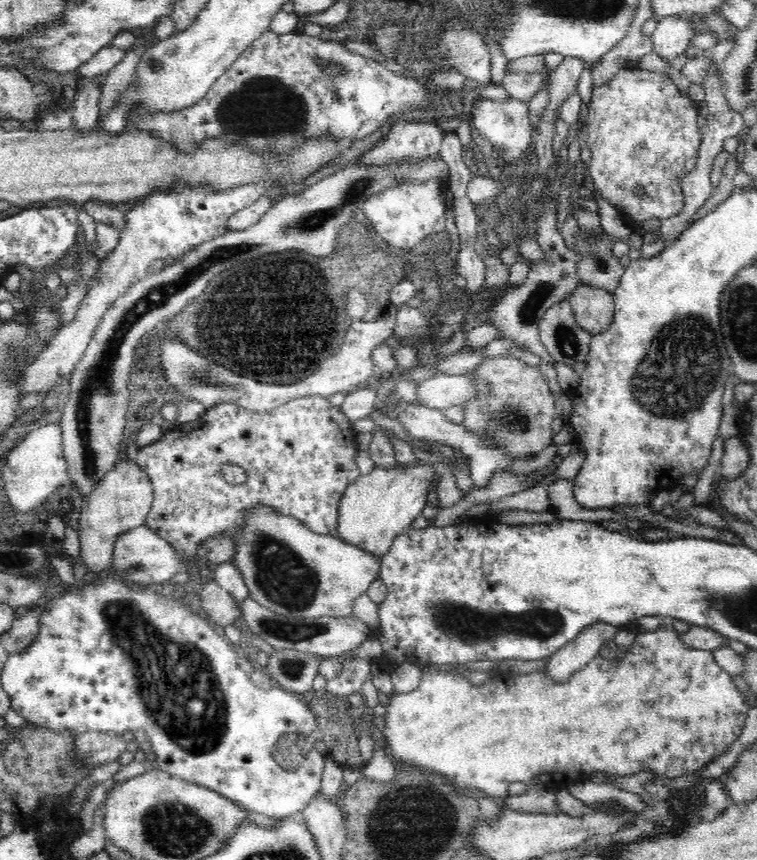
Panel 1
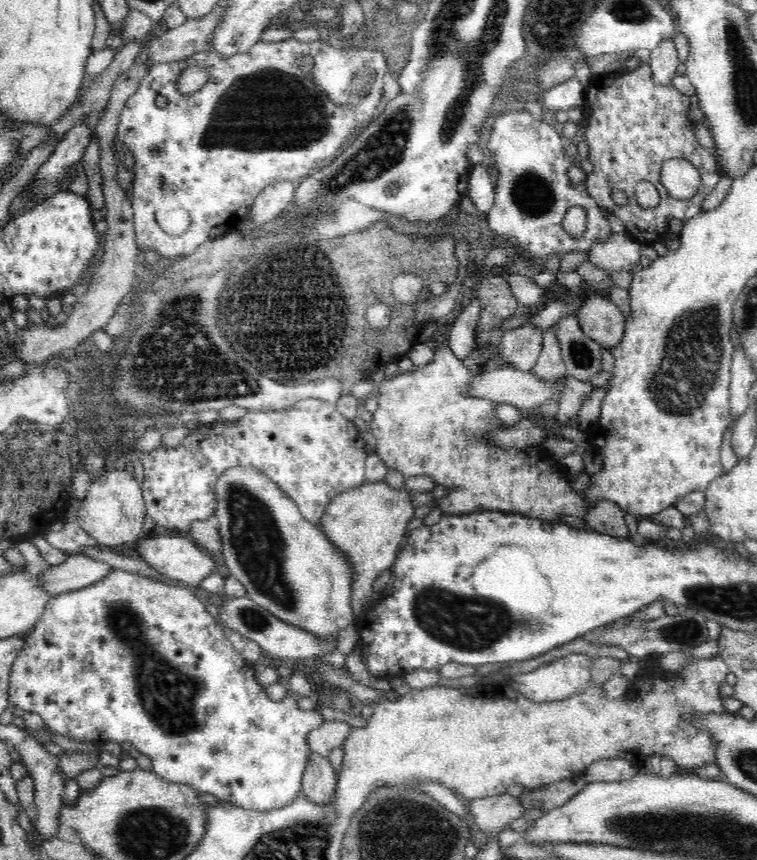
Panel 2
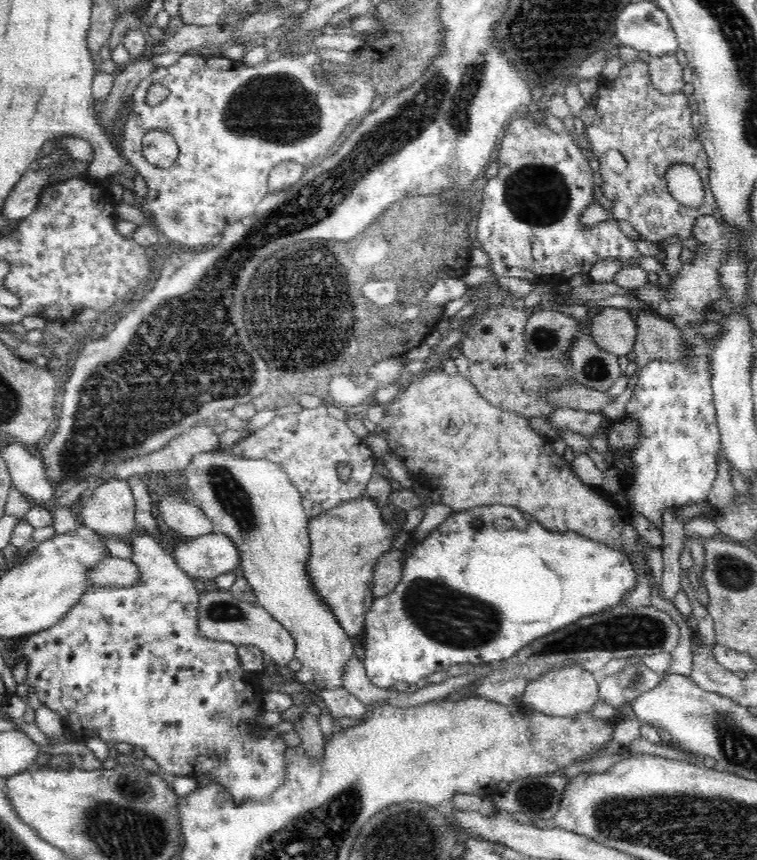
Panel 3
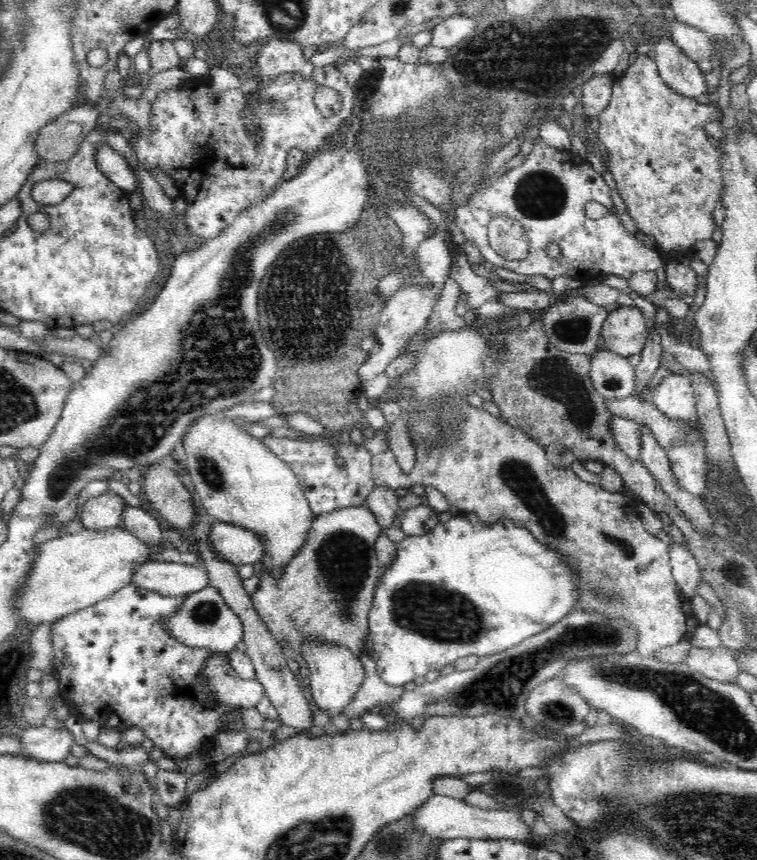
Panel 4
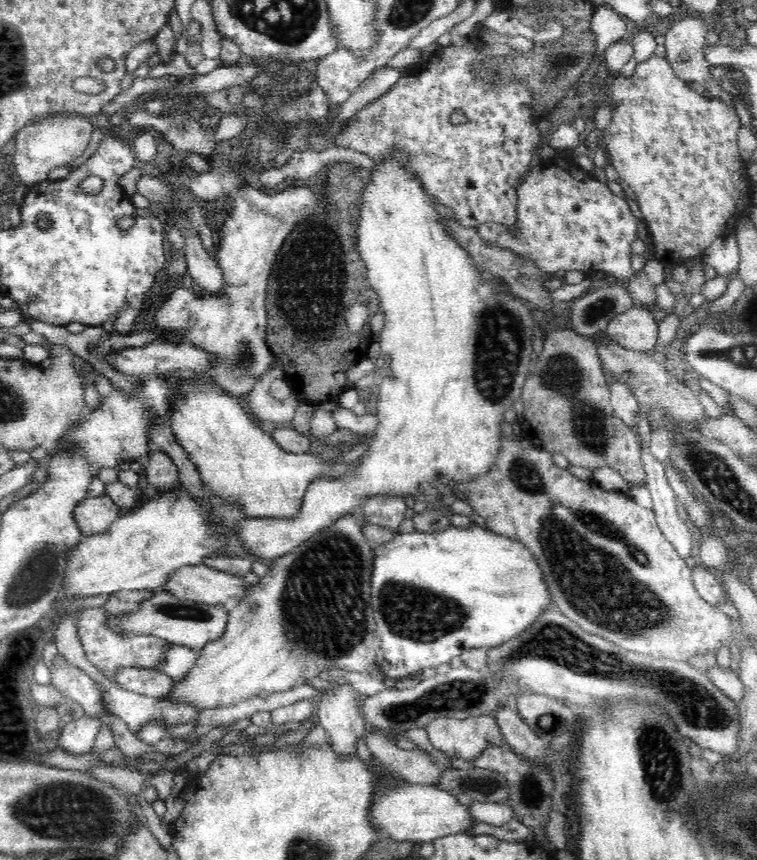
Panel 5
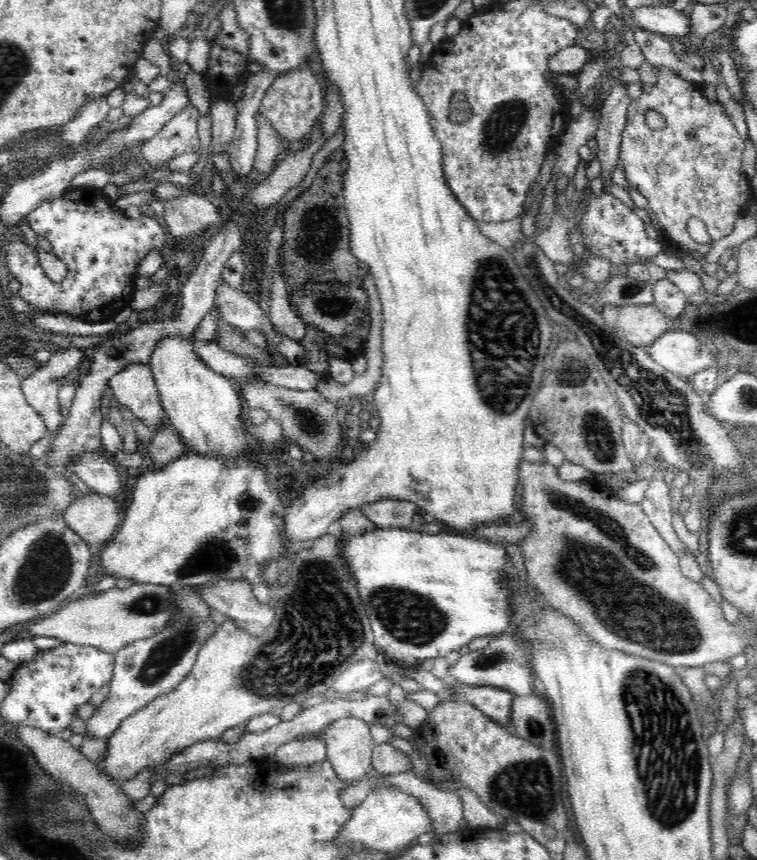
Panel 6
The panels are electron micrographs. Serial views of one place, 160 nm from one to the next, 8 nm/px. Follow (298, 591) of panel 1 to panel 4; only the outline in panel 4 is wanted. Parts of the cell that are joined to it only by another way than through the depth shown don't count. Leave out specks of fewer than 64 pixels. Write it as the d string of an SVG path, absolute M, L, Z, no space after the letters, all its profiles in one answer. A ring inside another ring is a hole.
M228 410L199 416L183 436L182 442L186 452L184 465L190 475L190 483L194 485L194 491L209 517L214 521L238 525L258 533L264 547L262 559L266 557L263 561L264 571L279 579L290 559L305 543L314 519L313 512L292 467L274 456L262 441L250 435L246 429L242 429L242 425L238 426L238 423L239 421L228 415ZM306 640L300 655L308 664L309 684L315 708L326 710L332 720L342 716L344 708L352 702L356 692L360 690L362 682L366 680L366 669L360 659L346 646L341 644L320 644L317 640Z

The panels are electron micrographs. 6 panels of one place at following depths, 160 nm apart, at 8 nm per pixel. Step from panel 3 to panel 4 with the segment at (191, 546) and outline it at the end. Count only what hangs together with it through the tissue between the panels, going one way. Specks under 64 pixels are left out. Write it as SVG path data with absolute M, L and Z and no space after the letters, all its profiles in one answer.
M215 520L208 539L218 557L237 567L256 564L264 556L260 535L238 525Z

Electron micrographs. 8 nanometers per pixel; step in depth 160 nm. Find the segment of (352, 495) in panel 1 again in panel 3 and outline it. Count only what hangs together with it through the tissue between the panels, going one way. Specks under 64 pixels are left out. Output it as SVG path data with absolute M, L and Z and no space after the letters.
M362 496L356 500L346 500L309 520L311 541L307 573L310 582L350 637L355 637L365 628L365 614L374 600L374 565L382 553L394 548L394 536L402 531L406 513L402 511L394 522L385 524L376 501Z

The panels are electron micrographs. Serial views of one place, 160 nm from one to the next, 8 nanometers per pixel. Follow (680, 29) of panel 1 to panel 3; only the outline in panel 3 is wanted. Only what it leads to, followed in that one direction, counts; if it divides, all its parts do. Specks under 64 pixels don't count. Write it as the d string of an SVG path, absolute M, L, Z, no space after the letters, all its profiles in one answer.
M675 53L651 56L649 73L654 87L664 94L682 93L686 86L684 67Z

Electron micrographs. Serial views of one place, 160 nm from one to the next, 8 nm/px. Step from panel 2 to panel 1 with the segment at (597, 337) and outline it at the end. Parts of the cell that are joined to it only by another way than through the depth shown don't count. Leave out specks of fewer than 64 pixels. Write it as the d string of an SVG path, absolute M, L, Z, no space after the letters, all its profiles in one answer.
M582 285L569 296L576 323L591 335L602 334L615 314L613 295L604 288Z

